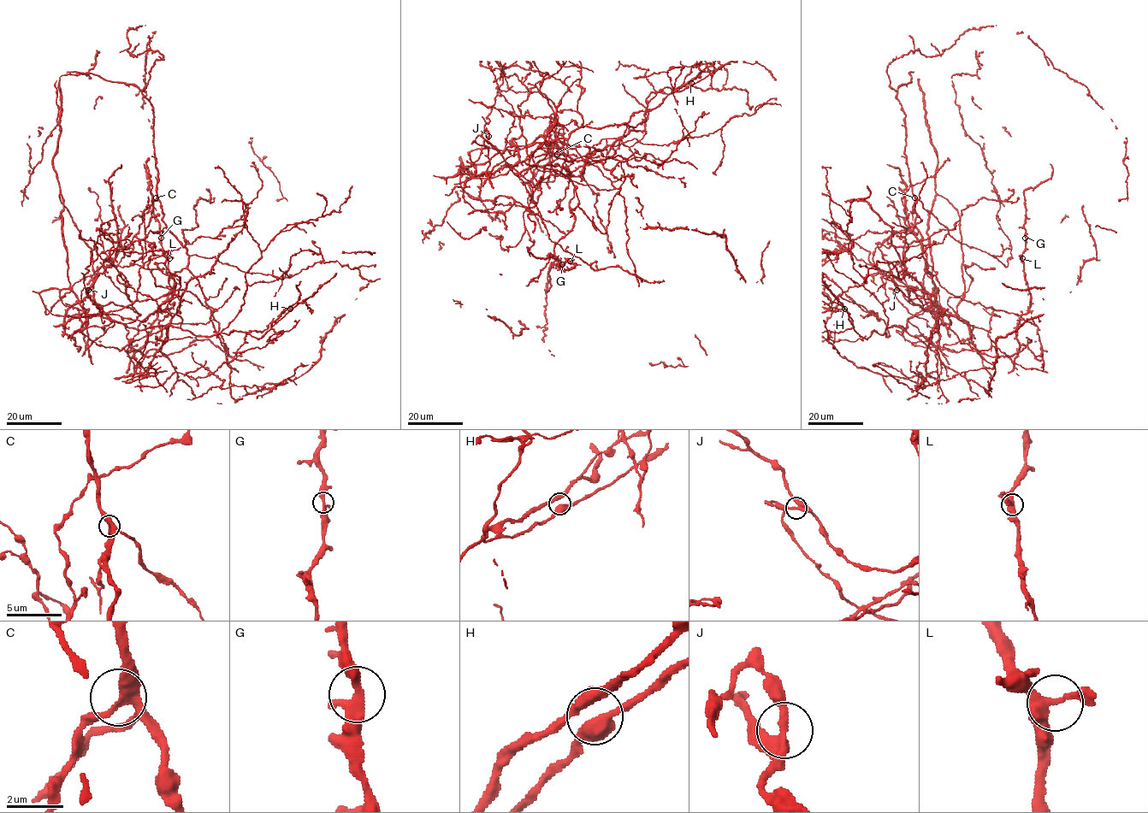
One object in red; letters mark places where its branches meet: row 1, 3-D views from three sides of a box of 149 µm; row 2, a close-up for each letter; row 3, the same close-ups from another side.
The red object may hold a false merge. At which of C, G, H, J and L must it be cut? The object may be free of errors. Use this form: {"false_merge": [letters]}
{"false_merge": []}

